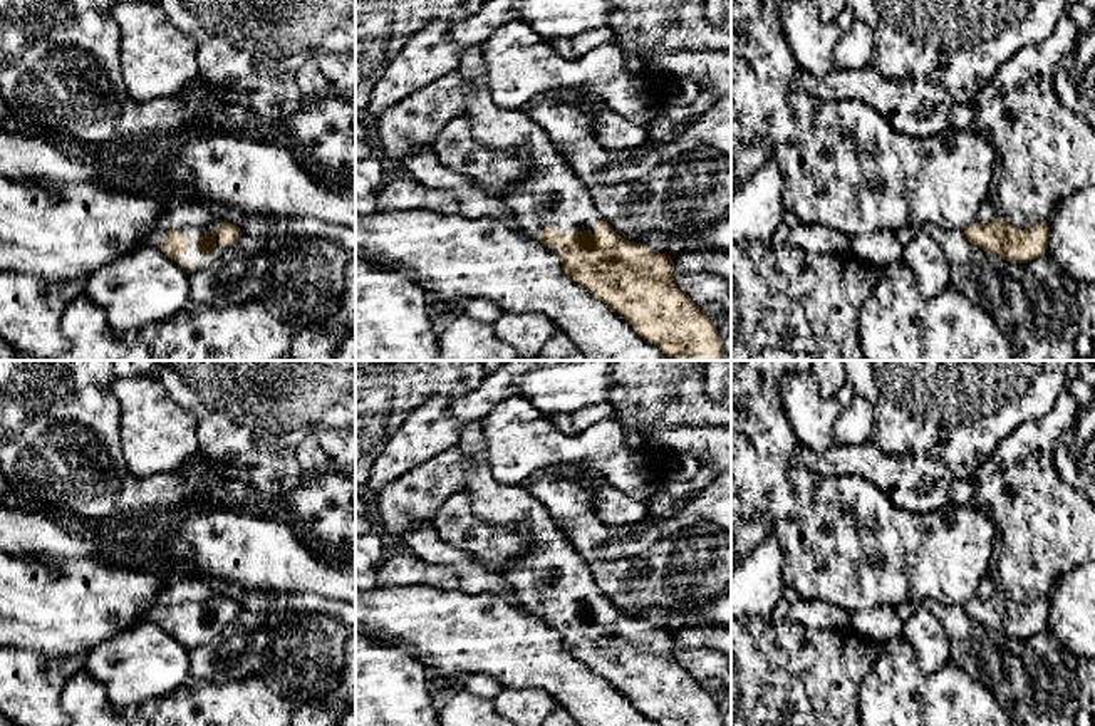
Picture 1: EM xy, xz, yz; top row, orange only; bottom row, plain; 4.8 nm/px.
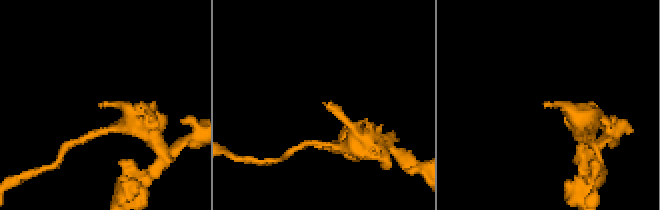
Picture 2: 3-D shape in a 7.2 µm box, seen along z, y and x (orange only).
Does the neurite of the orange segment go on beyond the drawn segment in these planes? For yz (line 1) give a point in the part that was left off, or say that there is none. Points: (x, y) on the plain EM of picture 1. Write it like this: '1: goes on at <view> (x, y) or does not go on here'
1: does not go on here

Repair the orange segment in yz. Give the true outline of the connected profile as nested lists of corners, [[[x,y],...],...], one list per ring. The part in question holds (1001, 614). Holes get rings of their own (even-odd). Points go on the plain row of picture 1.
[[[998,592],[989,600],[973,599],[964,605],[969,619],[986,629],[998,630],[1013,639],[1028,639],[1046,629],[1050,602],[1045,597],[1028,605],[1018,605]]]

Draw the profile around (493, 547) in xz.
[[[459,490],[449,495],[433,520],[439,538],[466,552],[490,572],[503,572],[530,548],[530,533],[523,526],[510,528],[480,520],[471,506],[471,496]]]

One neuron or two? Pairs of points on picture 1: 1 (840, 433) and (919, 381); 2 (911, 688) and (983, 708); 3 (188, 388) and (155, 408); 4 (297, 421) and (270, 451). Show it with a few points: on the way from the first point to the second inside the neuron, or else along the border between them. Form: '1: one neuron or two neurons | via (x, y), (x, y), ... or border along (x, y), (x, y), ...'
1: two neurons | border along (856, 393), (871, 408), (872, 440)
2: one neuron | via (929, 700), (938, 708), (965, 708)
3: two neurons | border along (151, 378), (195, 418), (195, 430)
4: one neuron | via (290, 428), (274, 445)

